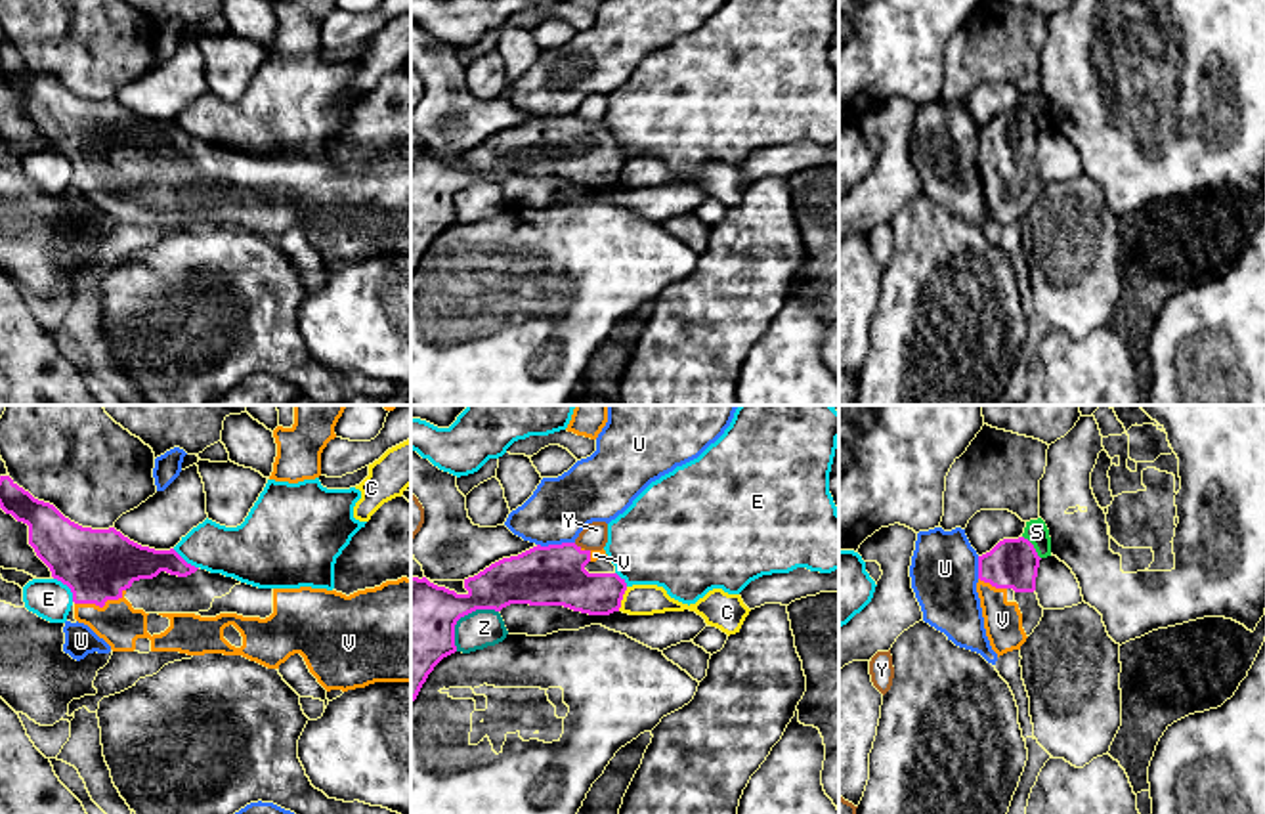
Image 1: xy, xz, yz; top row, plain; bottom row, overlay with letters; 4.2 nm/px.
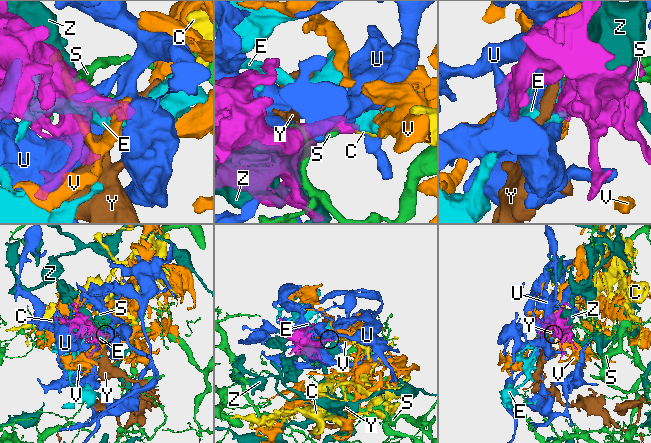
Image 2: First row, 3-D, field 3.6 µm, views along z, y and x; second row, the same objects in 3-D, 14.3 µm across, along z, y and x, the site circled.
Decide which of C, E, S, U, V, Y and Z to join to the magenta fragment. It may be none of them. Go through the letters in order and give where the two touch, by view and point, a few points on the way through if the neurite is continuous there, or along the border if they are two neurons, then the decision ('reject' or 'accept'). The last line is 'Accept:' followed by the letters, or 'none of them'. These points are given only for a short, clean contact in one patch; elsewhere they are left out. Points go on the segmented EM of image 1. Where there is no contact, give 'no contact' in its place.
C: xz (621, 599) | along xz (627, 587), (618, 610) | reject
E: xy (67, 585) | reject
S: yz (1032, 547) | reject
U: xz (555, 545) | reject
V: xy (100, 606) | across xy (96, 564), (100, 606), (117, 621) | accept
Y: xz (576, 545) | along xz (574, 543), (581, 547) | reject
Z: xz (463, 616) | reject
Accept: V

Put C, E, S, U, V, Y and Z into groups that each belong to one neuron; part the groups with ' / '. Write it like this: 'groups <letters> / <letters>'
groups C / E Z / S / U / V / Y

